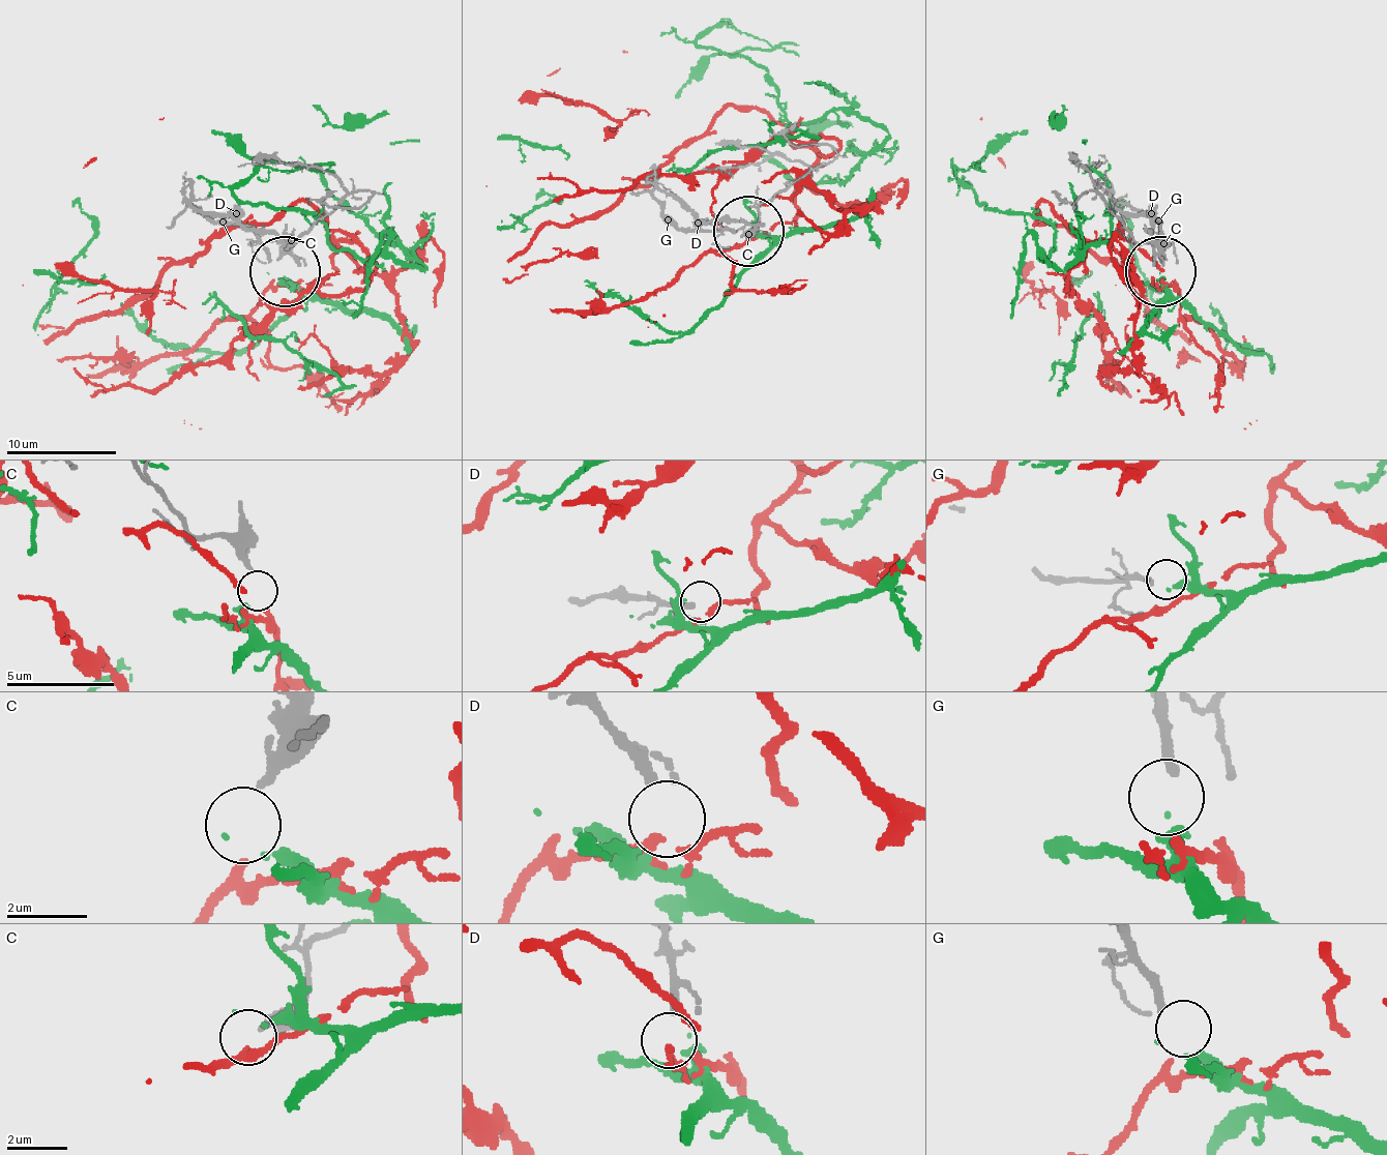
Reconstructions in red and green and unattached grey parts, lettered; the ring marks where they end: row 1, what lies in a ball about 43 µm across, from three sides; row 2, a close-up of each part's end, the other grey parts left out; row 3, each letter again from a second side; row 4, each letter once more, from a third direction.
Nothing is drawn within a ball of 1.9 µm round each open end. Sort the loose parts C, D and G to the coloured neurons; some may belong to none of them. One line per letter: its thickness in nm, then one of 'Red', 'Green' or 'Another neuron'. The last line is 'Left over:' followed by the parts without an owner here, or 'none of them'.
C: Thickness 240 nm. Red
D: Thickness 280 nm. Another neuron
G: Thickness 260 nm. Green
Left over: D

